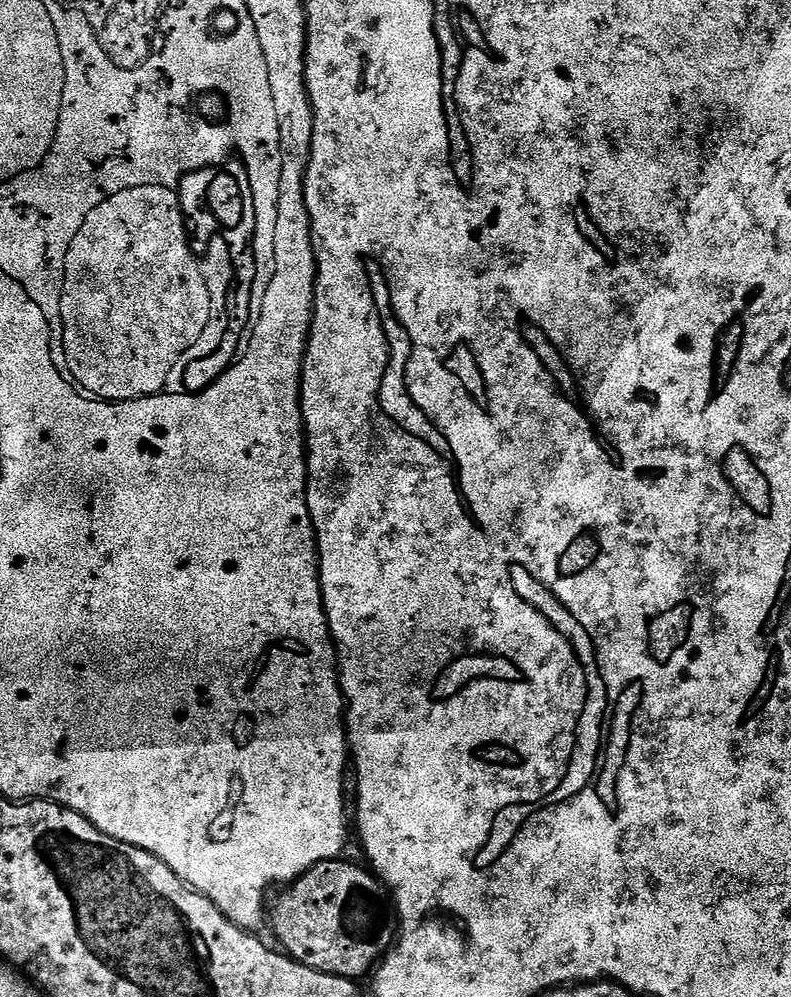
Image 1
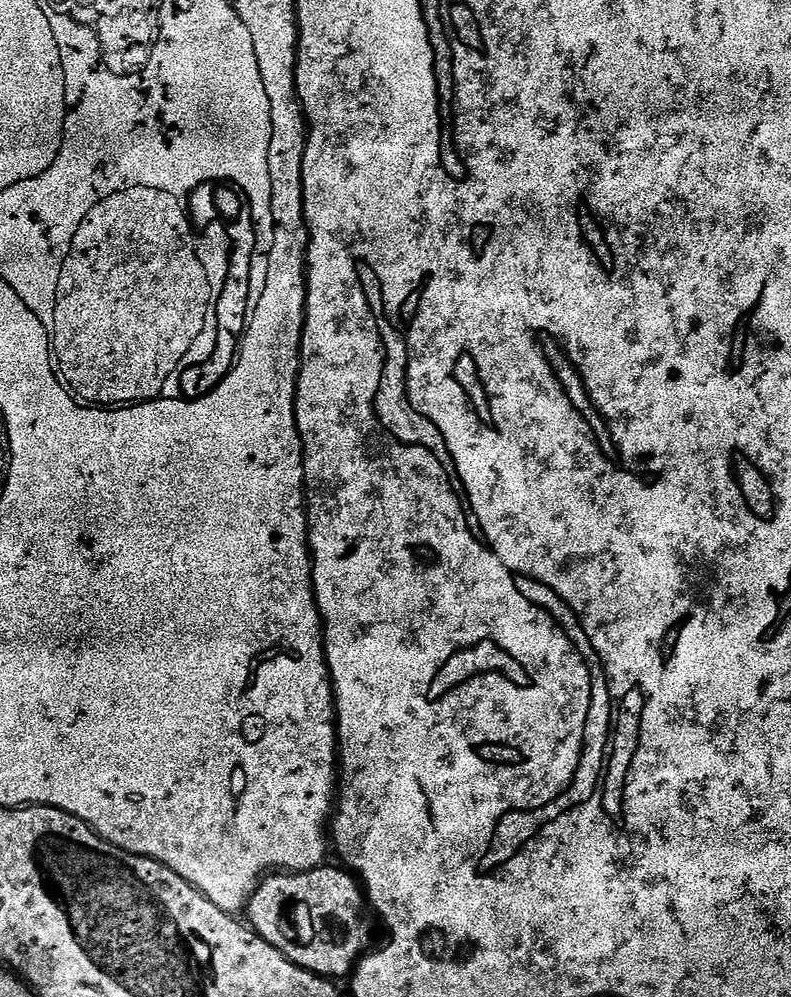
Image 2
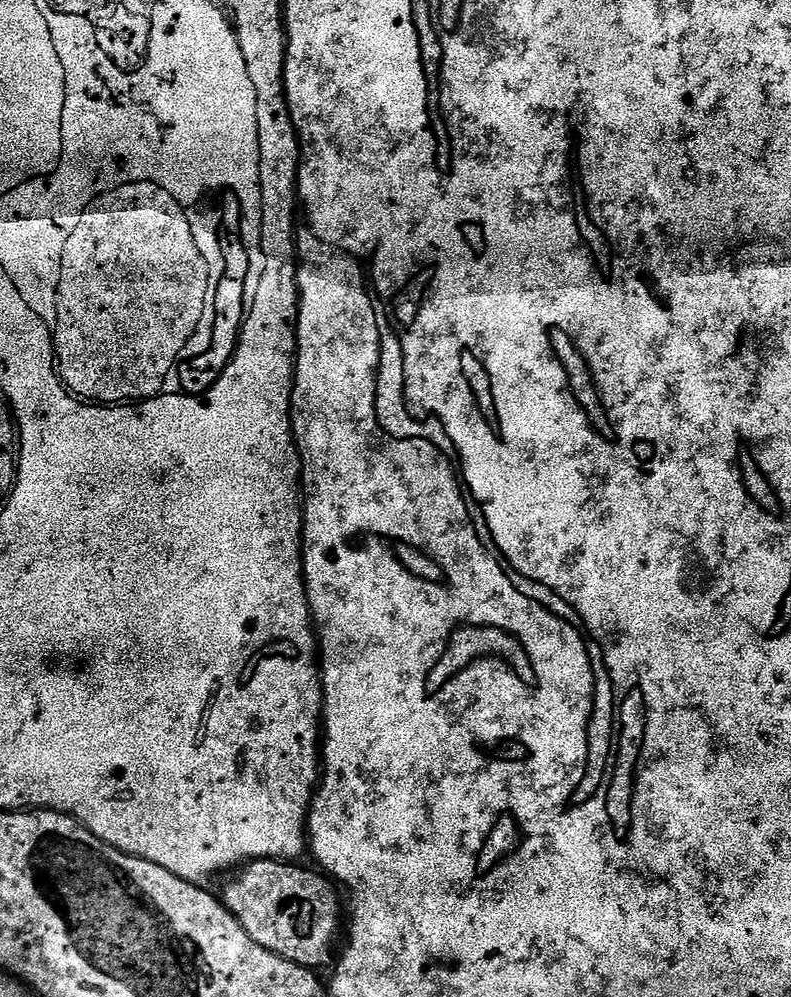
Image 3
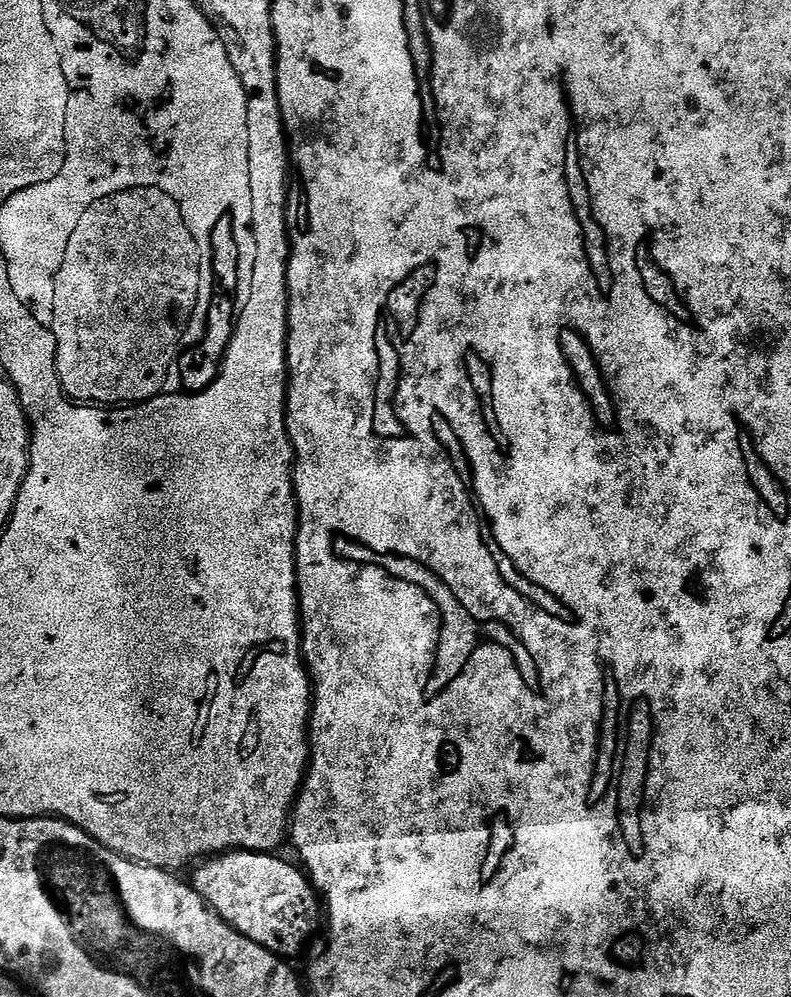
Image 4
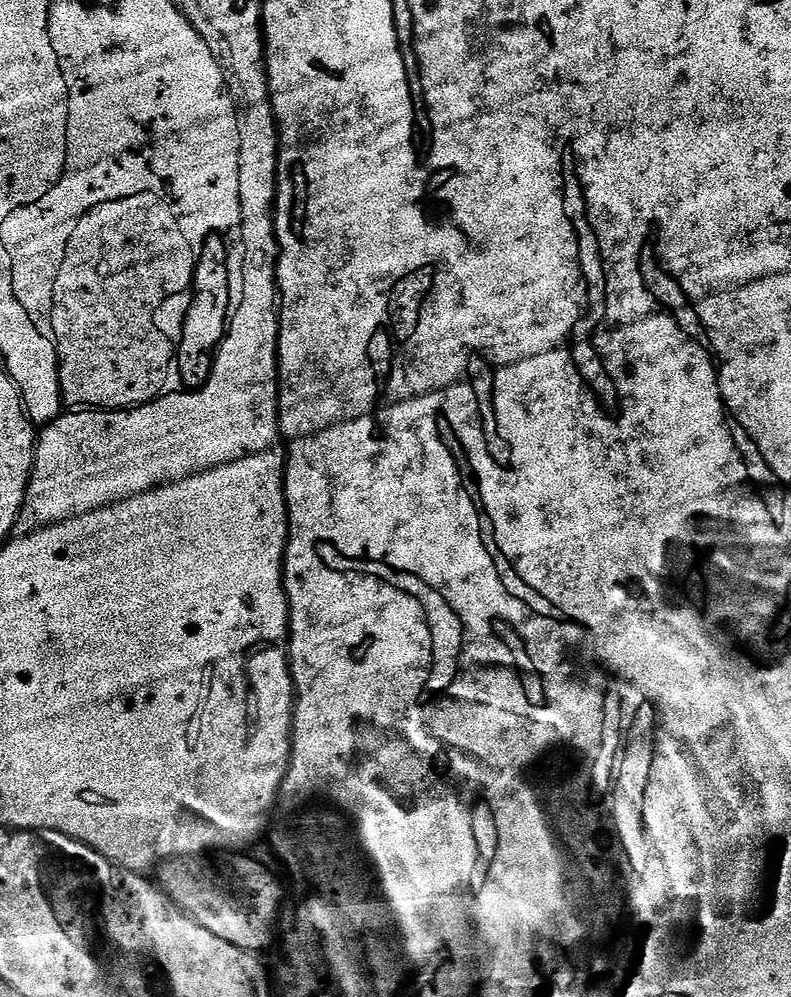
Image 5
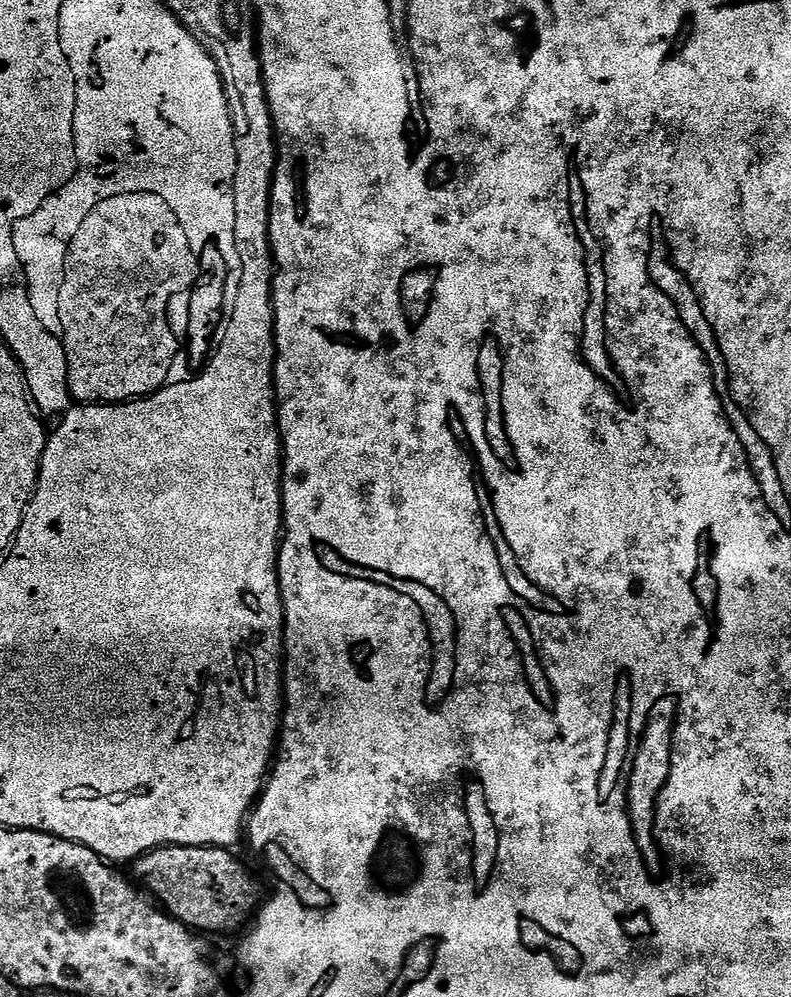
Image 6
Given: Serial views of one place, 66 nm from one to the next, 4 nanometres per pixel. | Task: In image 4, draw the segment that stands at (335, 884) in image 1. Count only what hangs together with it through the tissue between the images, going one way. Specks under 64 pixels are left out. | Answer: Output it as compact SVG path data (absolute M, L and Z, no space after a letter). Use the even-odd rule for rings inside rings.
M243 850L216 854L195 865L196 873L190 877L190 883L192 889L232 928L238 929L243 936L258 942L258 946L275 952L281 958L292 958L288 956L298 955L304 943L319 928L321 931L322 901L303 871L295 863L287 864L278 857L276 854Z

